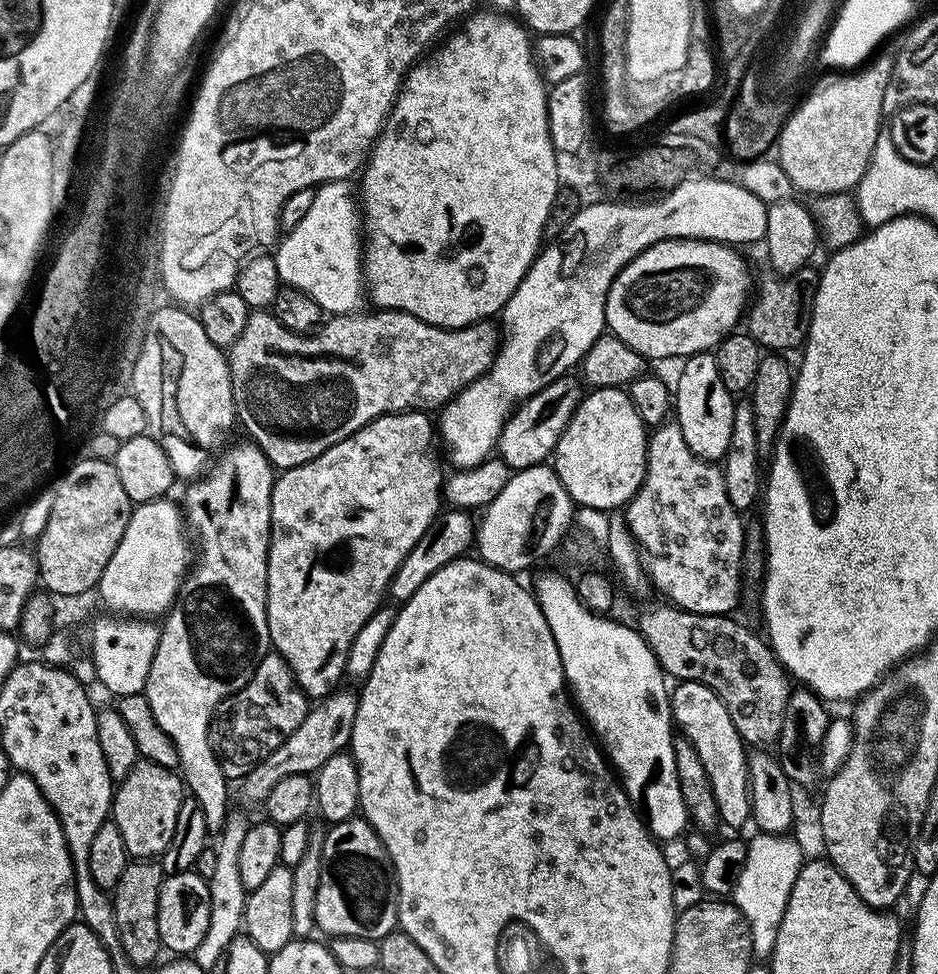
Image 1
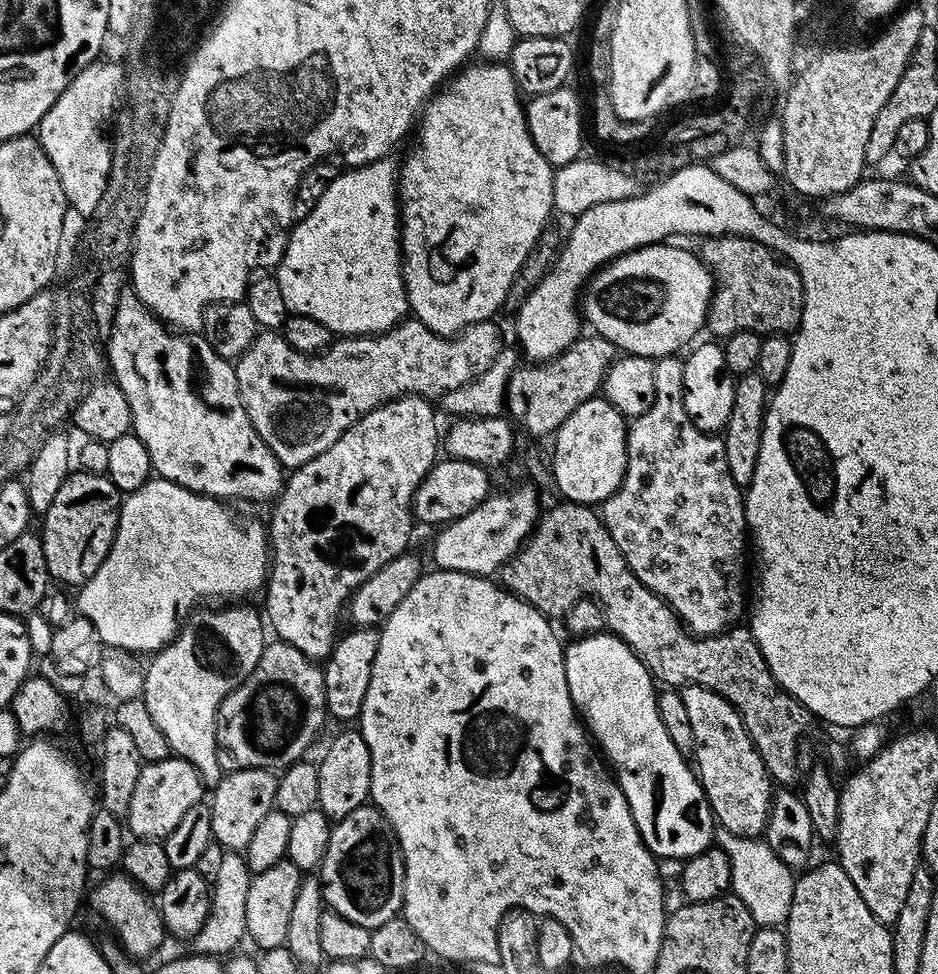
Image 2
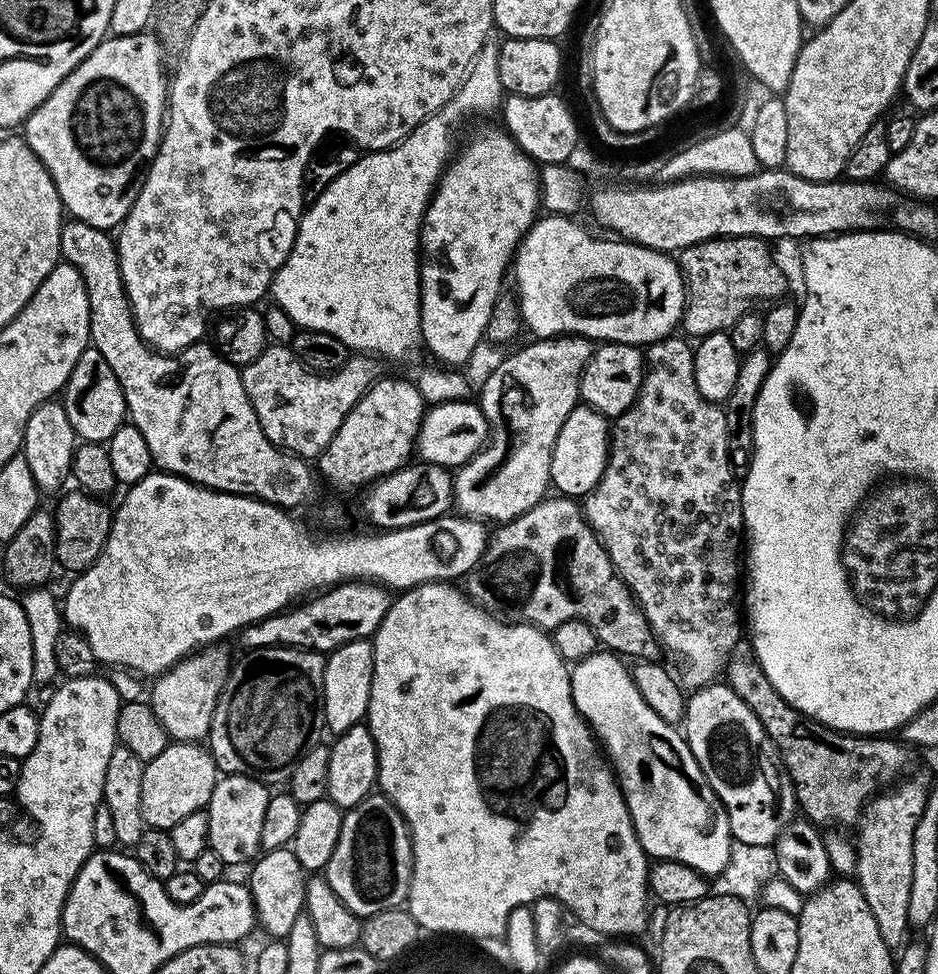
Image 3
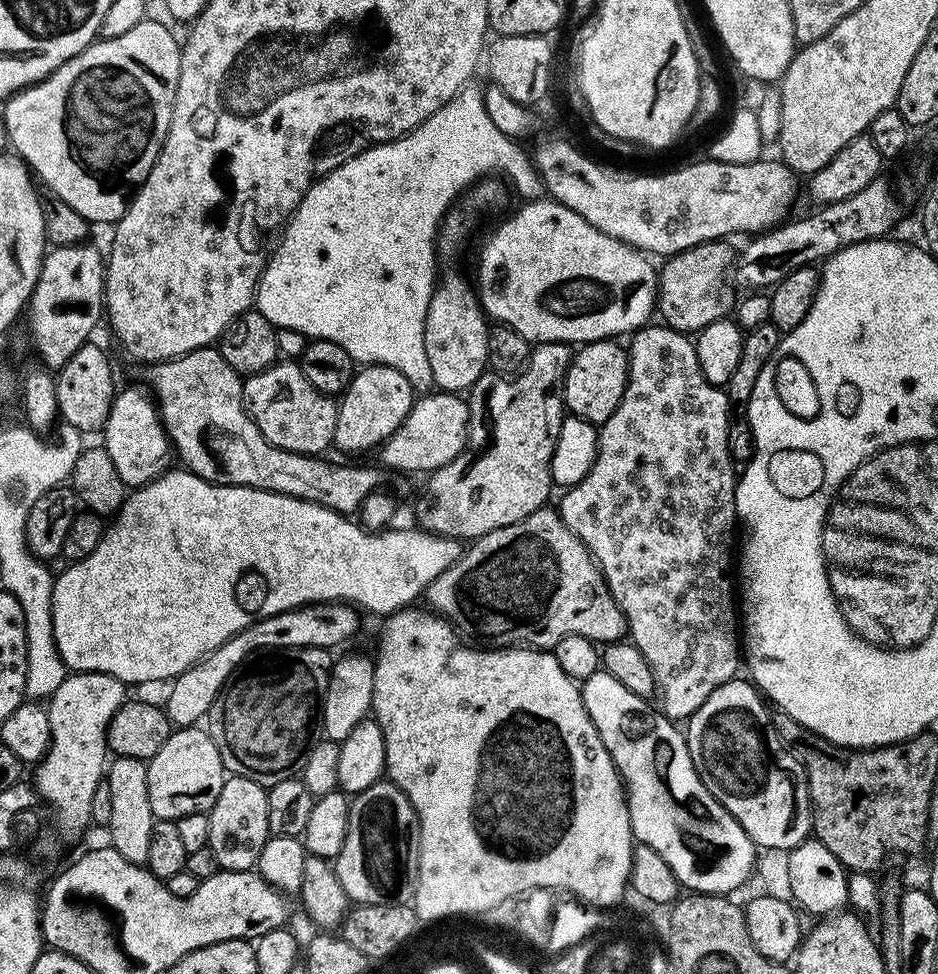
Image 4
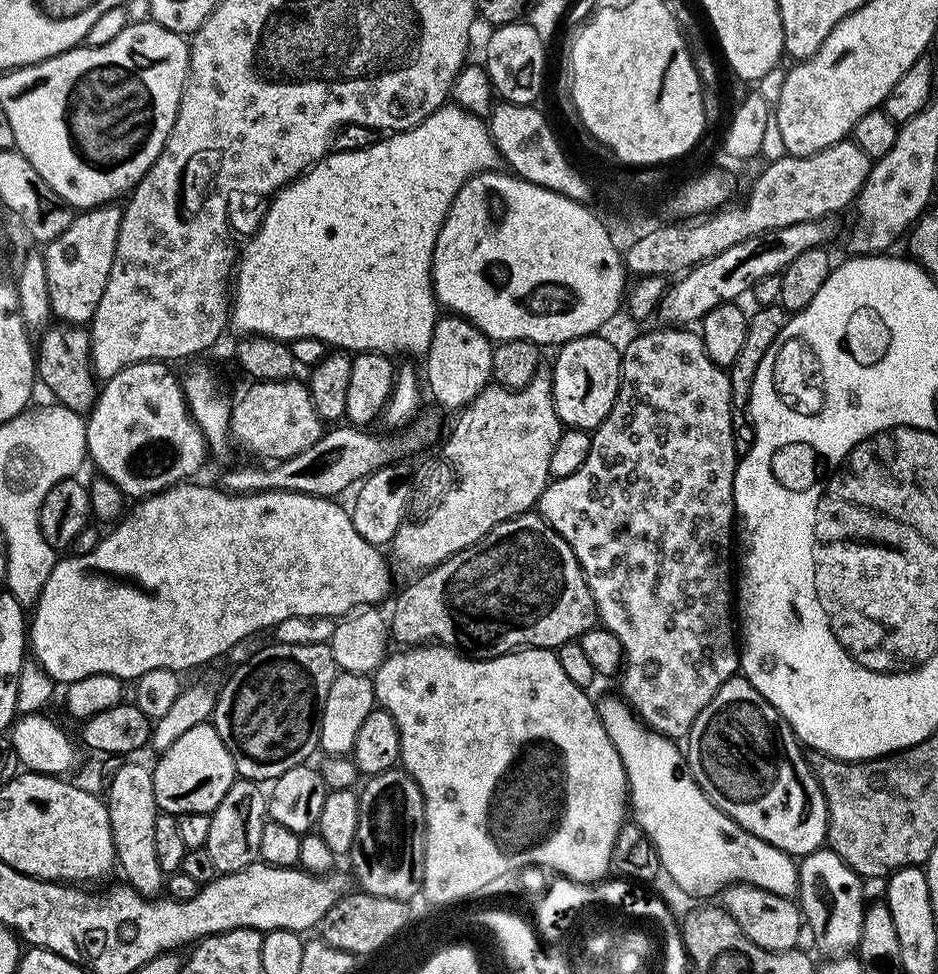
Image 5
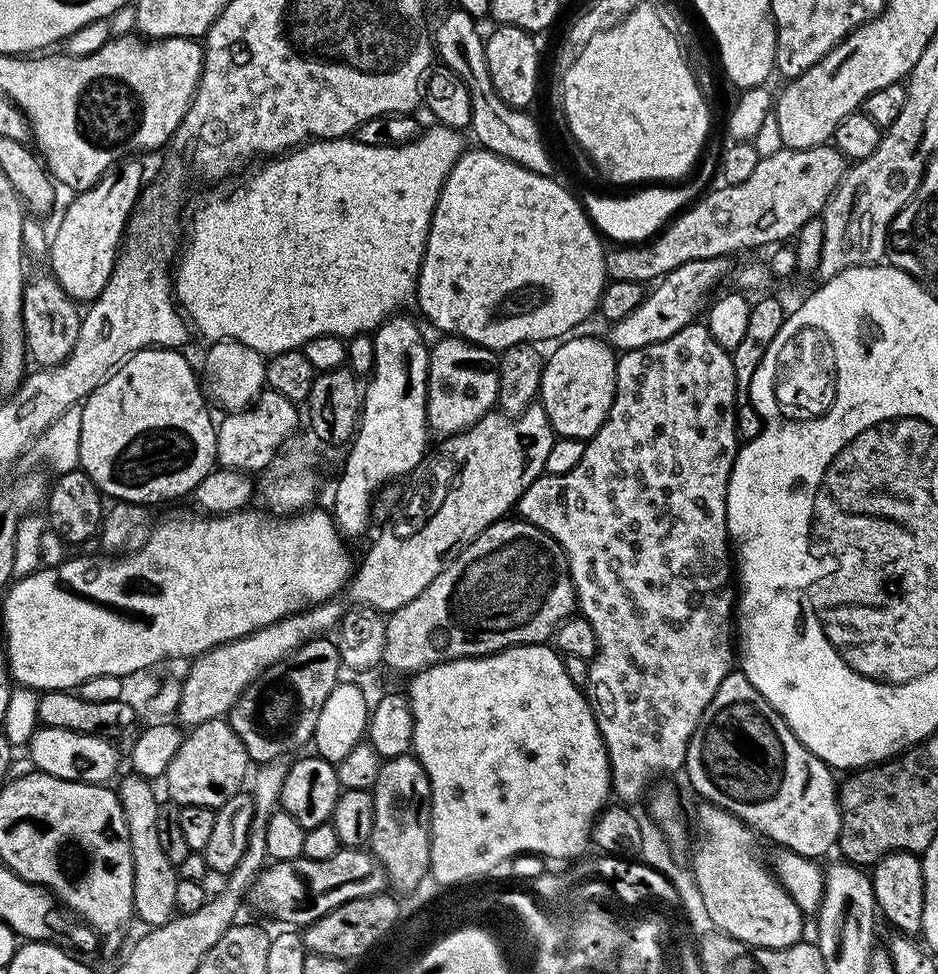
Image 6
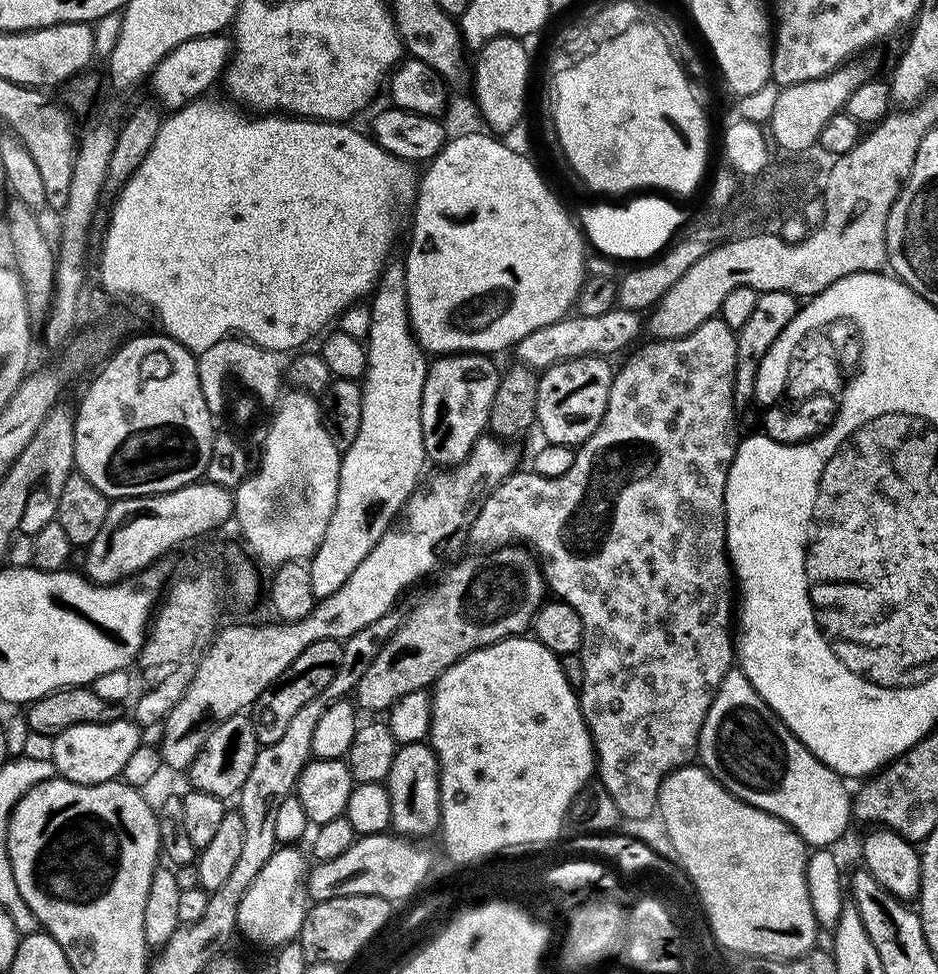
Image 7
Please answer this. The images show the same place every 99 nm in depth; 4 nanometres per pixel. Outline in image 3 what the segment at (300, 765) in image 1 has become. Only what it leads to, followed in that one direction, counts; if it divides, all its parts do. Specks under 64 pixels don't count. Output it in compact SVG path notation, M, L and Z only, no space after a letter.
M224 774L217 779L214 794L206 809L210 818L208 847L211 855L216 855L224 864L247 865L255 861L261 851L262 817L266 815L269 795L269 785L249 776Z

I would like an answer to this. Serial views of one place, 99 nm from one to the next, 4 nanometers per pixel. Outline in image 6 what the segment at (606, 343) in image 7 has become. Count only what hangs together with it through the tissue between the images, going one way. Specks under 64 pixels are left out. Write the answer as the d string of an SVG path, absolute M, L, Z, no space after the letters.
M714 257L709 260L688 261L678 266L672 273L666 273L655 285L656 289L649 291L644 300L626 318L615 321L606 333L606 339L617 353L630 350L642 350L642 346L650 346L654 342L662 342L678 330L697 319L696 311L704 299L707 301L713 295L712 287L728 272L729 257Z

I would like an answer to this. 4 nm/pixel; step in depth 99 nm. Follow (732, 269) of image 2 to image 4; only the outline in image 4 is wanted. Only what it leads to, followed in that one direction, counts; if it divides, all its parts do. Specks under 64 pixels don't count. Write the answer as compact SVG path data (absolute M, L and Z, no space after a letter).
M711 240L667 257L661 263L664 265L659 265L656 307L659 319L667 327L695 334L710 326L710 322L725 319L733 311L738 296L728 277L734 264L734 248L732 252L728 244L731 243Z

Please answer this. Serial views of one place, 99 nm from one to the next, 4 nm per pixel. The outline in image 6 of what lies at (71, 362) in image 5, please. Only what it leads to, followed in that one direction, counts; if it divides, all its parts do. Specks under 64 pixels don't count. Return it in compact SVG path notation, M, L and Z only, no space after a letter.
M44 272L38 273L37 276L29 275L25 279L22 320L25 346L31 363L42 368L53 368L61 364L74 350L74 342L78 342L82 312L81 309L76 309L79 308L77 301L68 297L56 277Z

